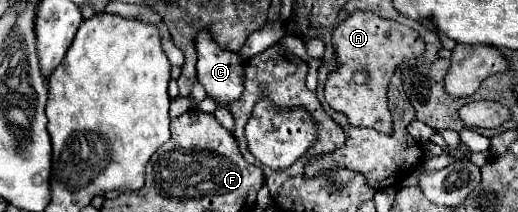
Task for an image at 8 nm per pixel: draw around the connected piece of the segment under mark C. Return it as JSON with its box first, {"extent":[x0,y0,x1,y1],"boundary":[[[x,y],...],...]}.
{"extent":[197,33,243,109],"boundary":[[[209,33],[197,37],[197,79],[219,107],[229,109],[243,91],[243,61],[237,53],[221,49]]]}

